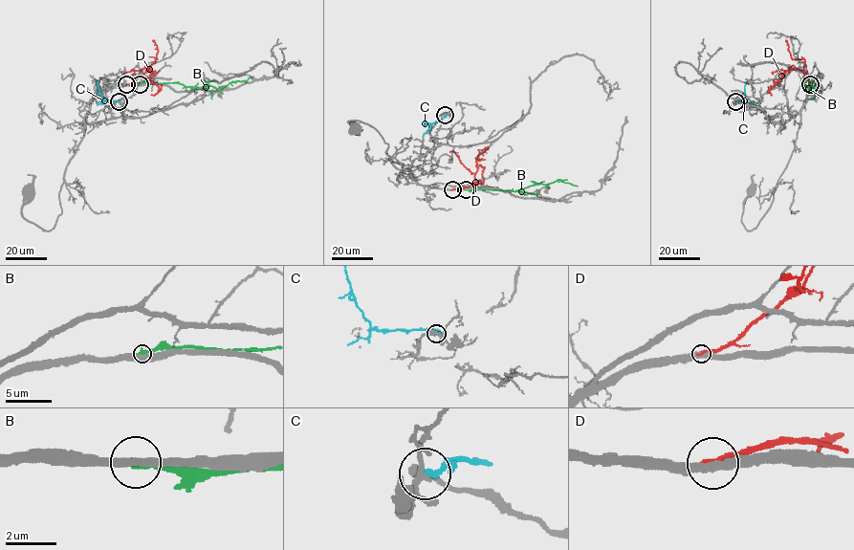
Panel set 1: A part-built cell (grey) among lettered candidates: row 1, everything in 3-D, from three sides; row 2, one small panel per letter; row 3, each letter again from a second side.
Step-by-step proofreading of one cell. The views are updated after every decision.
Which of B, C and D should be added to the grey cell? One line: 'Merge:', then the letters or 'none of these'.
Merge: none of these

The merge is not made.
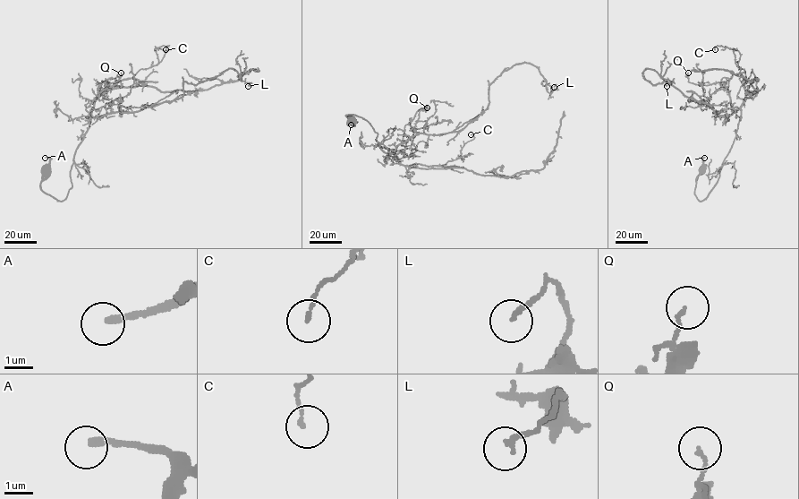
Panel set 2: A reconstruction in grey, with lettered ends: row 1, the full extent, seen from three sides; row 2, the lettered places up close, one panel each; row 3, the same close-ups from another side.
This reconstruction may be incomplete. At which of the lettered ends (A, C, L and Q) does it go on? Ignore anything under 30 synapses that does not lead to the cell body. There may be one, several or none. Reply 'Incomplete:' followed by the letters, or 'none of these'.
Incomplete: none of these

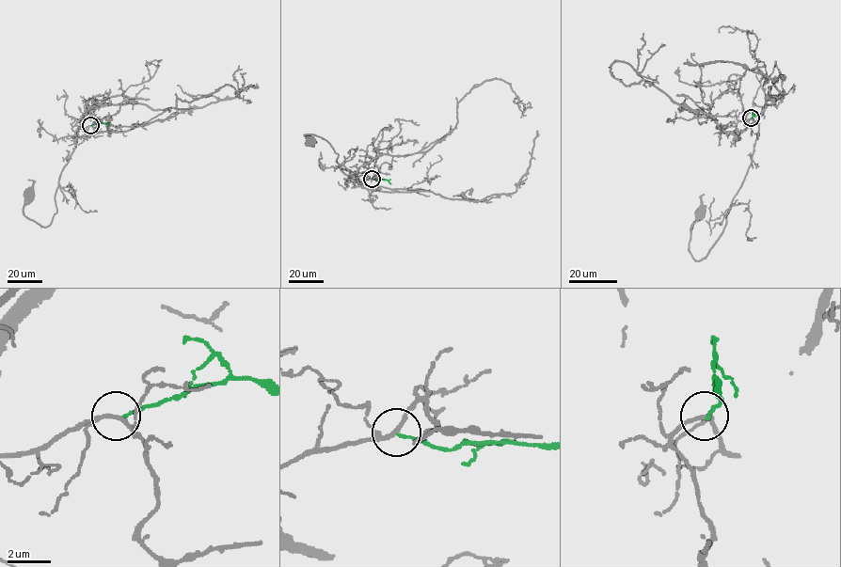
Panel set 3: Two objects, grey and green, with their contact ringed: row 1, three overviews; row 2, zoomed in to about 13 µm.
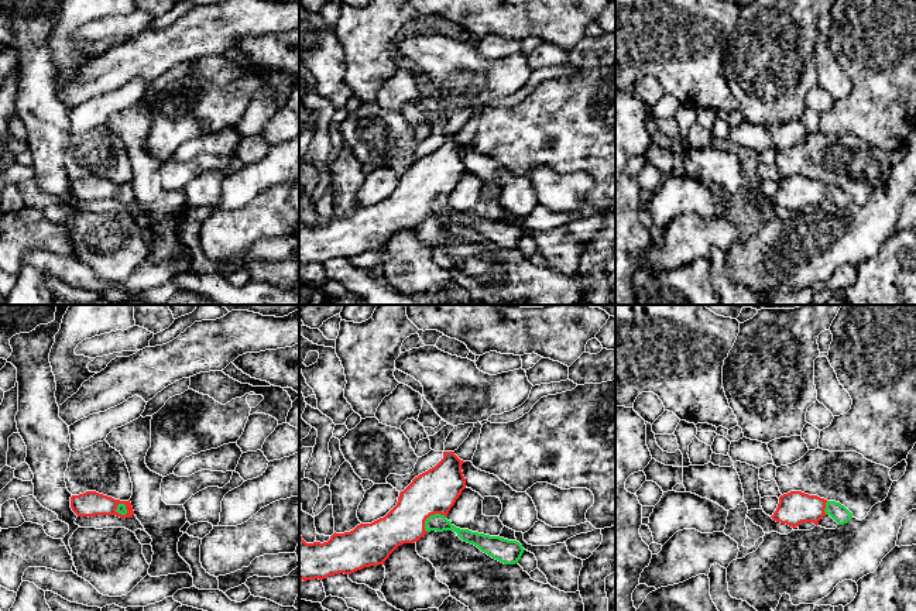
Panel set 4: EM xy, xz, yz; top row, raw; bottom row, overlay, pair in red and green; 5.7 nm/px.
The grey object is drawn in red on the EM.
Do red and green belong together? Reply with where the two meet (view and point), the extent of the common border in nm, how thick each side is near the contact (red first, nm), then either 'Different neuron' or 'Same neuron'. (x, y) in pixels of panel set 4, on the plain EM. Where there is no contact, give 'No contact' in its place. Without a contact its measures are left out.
Touches red at xz (431, 198). Shared border 150 nm. Thickness 260 nm (red) against 100 nm. Same neuron

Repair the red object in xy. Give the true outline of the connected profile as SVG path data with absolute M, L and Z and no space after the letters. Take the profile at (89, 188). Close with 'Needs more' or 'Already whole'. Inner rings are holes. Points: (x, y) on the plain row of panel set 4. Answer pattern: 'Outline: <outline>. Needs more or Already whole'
Outline: M96 175L72 179L71 192L78 200L116 199L130 202L134 199L130 183L120 185Z. Needs more

